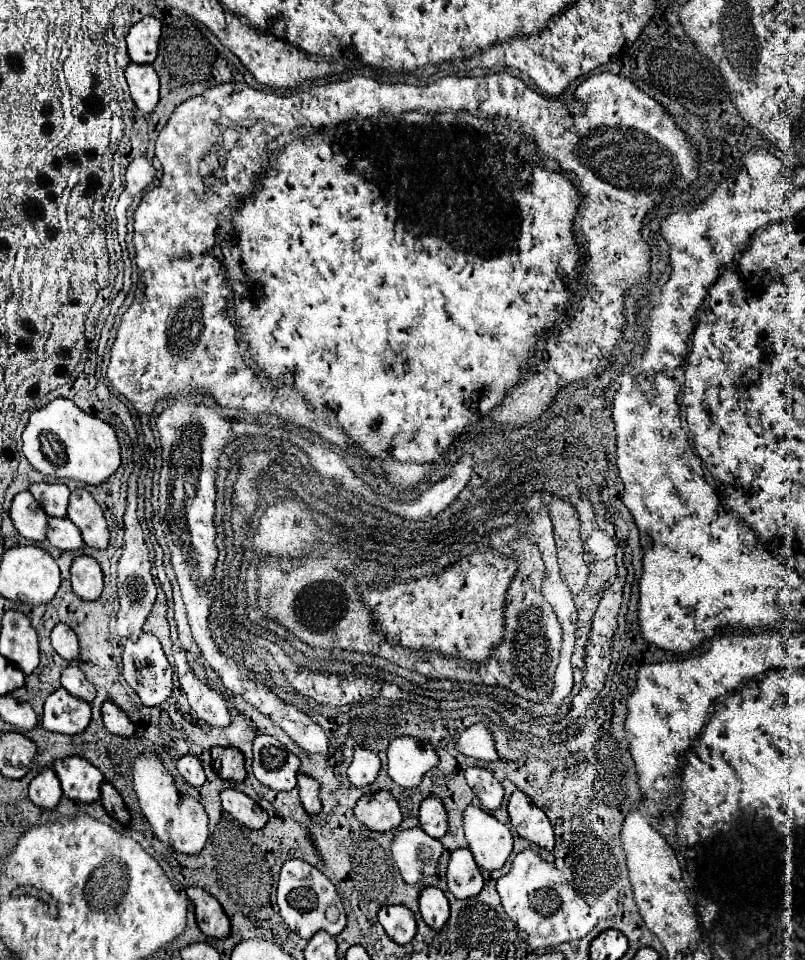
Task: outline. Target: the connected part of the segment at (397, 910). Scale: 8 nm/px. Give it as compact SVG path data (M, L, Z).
M382 906L378 910L378 920L386 934L396 940L398 944L408 944L416 934L416 920L412 910L398 906Z

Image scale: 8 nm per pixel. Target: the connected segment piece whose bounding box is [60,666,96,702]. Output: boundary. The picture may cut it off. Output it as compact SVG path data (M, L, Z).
M68 666L64 672L62 672L62 686L72 694L72 696L78 696L86 702L92 702L96 692L92 688L92 684L86 680L86 676L80 672L80 668L76 666Z

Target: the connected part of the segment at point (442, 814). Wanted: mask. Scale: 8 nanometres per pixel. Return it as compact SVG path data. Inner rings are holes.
M428 796L420 804L420 828L432 838L442 838L448 832L448 814L438 796Z

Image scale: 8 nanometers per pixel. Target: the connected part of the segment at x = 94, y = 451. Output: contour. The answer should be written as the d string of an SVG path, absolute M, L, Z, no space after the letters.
M56 398L30 416L22 434L22 452L38 472L54 478L74 478L86 484L102 484L120 466L116 432L100 418L82 412L68 398Z

